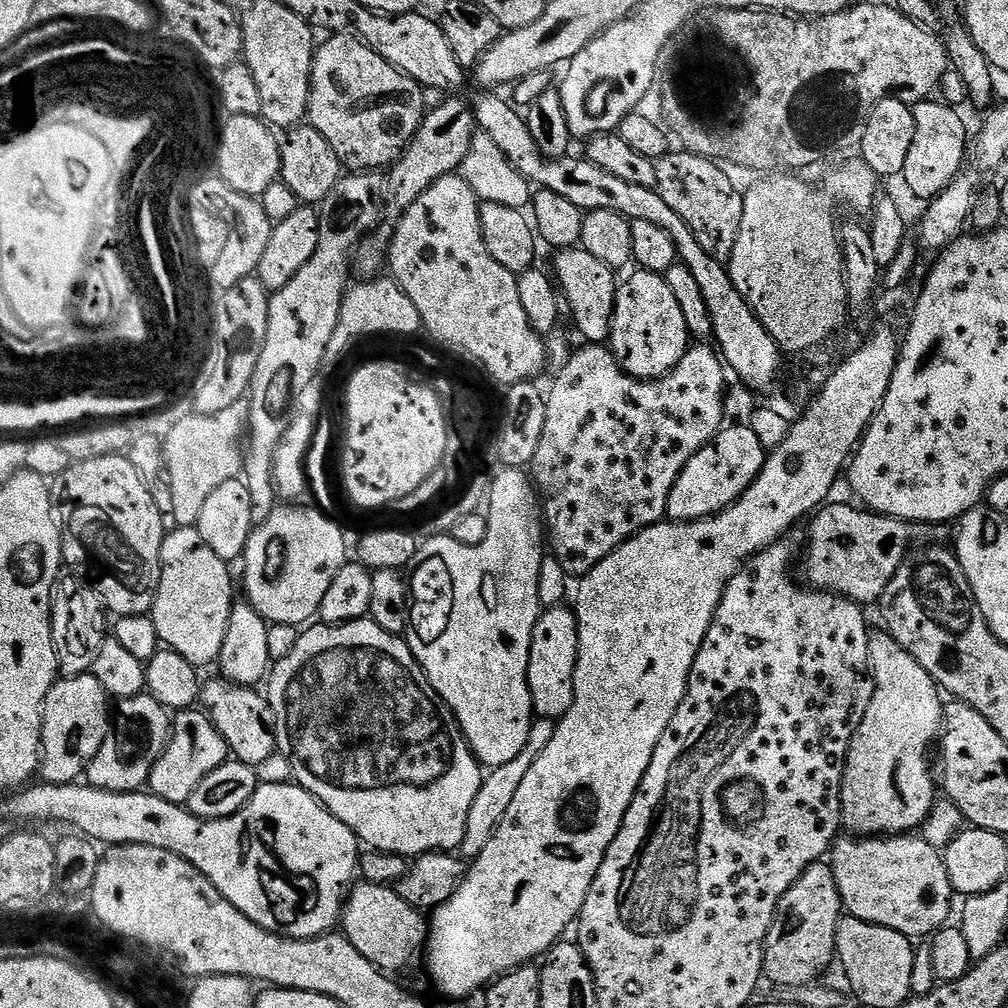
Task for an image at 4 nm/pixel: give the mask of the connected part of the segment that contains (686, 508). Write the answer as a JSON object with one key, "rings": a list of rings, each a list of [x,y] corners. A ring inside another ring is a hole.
{"rings":[[[725,426],[682,470],[674,490],[670,490],[667,519],[672,522],[705,520],[723,508],[729,508],[736,499],[756,481],[766,459],[766,449],[758,442],[751,426]]]}

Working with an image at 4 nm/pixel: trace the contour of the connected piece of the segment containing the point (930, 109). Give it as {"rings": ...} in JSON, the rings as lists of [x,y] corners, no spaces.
{"rings":[[[935,99],[921,100],[912,109],[914,114],[914,143],[910,154],[906,154],[906,166],[902,181],[923,202],[931,202],[940,196],[954,182],[960,169],[965,167],[970,147],[970,132],[964,120],[952,108],[944,104],[935,104]]]}

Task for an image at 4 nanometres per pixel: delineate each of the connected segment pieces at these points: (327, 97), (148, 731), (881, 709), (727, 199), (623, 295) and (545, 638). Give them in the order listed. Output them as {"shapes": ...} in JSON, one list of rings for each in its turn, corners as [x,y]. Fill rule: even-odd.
{"shapes":[[[[338,32],[327,38],[329,40],[324,45],[321,43],[317,47],[316,57],[312,63],[312,89],[307,123],[314,130],[318,130],[318,134],[322,134],[326,142],[330,142],[330,150],[334,150],[334,154],[345,169],[352,172],[387,169],[400,159],[425,118],[425,89],[420,87],[417,80],[402,74],[390,62],[386,62],[382,54],[374,51],[359,36]]],[[[147,694],[125,696],[117,704],[120,705],[117,708],[115,705],[108,733],[102,742],[102,750],[98,750],[98,754],[90,762],[86,780],[93,788],[101,788],[111,792],[139,792],[147,785],[158,758],[166,750],[168,738],[172,735],[172,720],[169,709],[162,707],[153,696]]],[[[872,630],[869,631],[868,634],[868,671],[872,678],[872,697],[870,698],[870,706],[866,706],[866,714],[862,718],[858,730],[852,736],[848,757],[844,763],[844,777],[842,778],[842,786],[840,787],[840,815],[842,817],[843,827],[852,834],[908,834],[923,825],[924,821],[927,820],[928,816],[932,813],[934,802],[938,799],[938,780],[934,775],[933,761],[932,764],[928,761],[928,755],[930,755],[931,752],[933,755],[934,745],[937,743],[942,731],[946,704],[945,701],[940,701],[942,689],[934,677],[929,674],[887,630],[879,631],[880,632],[876,632],[876,630]]],[[[669,150],[666,155],[656,161],[656,191],[666,198],[666,202],[674,211],[678,213],[678,218],[694,230],[694,238],[698,238],[698,243],[702,245],[702,250],[710,254],[710,258],[721,262],[727,262],[732,256],[734,242],[738,242],[738,230],[744,228],[744,197],[743,191],[732,185],[732,180],[719,168],[721,165],[715,159],[699,156],[697,152],[687,150]]],[[[636,270],[616,290],[612,315],[610,351],[620,367],[640,380],[658,380],[665,376],[688,353],[690,337],[682,306],[674,299],[670,286],[659,272]]],[[[571,607],[544,608],[534,626],[528,663],[528,689],[532,695],[532,710],[537,717],[559,721],[574,702],[574,674],[578,659],[578,622]]]]}

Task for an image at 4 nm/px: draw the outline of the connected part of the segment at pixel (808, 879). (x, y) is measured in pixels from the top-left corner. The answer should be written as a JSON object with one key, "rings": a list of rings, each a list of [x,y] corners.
{"rings":[[[828,862],[812,864],[786,890],[764,943],[764,976],[780,988],[816,984],[820,971],[836,956],[836,931],[842,919],[840,891]]]}

